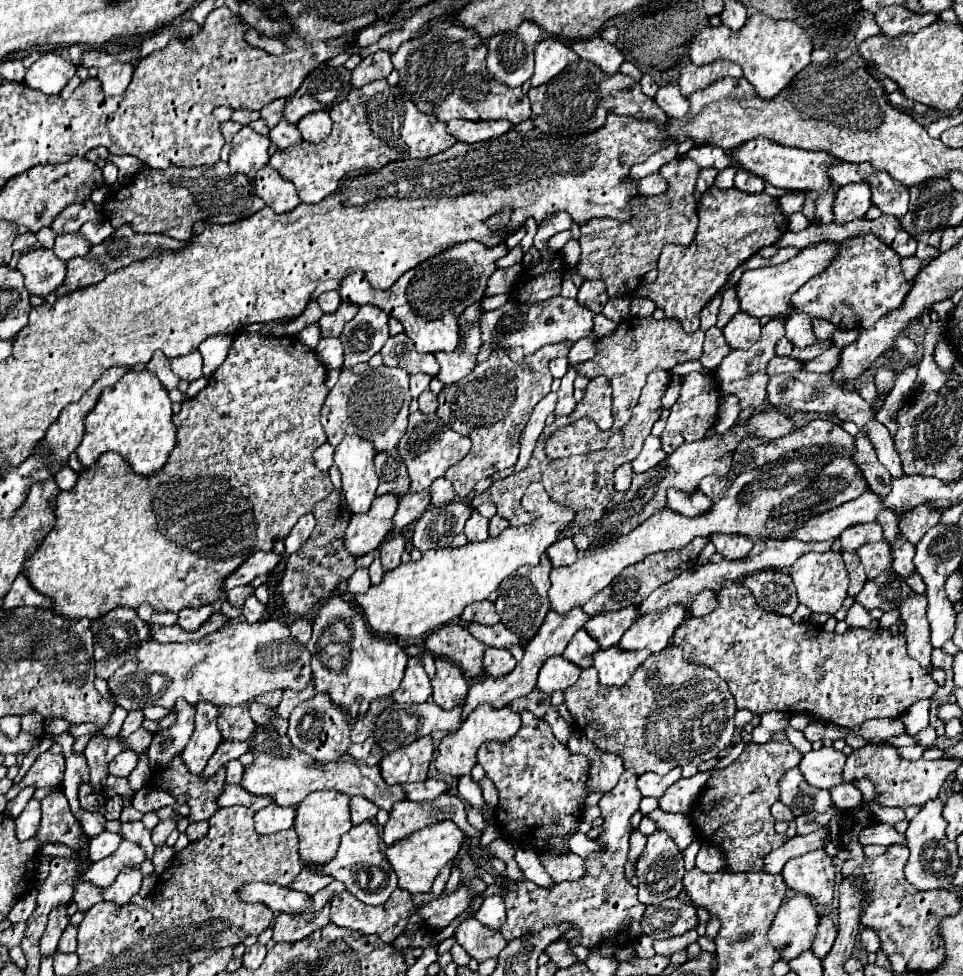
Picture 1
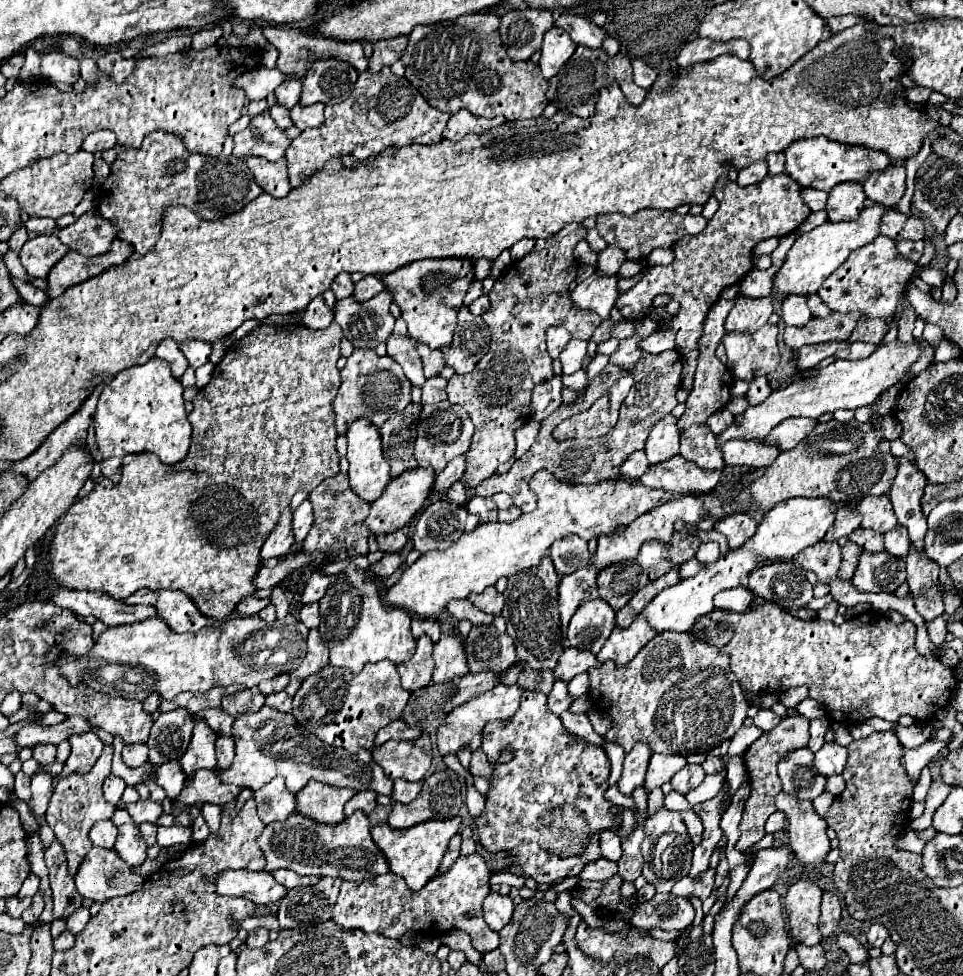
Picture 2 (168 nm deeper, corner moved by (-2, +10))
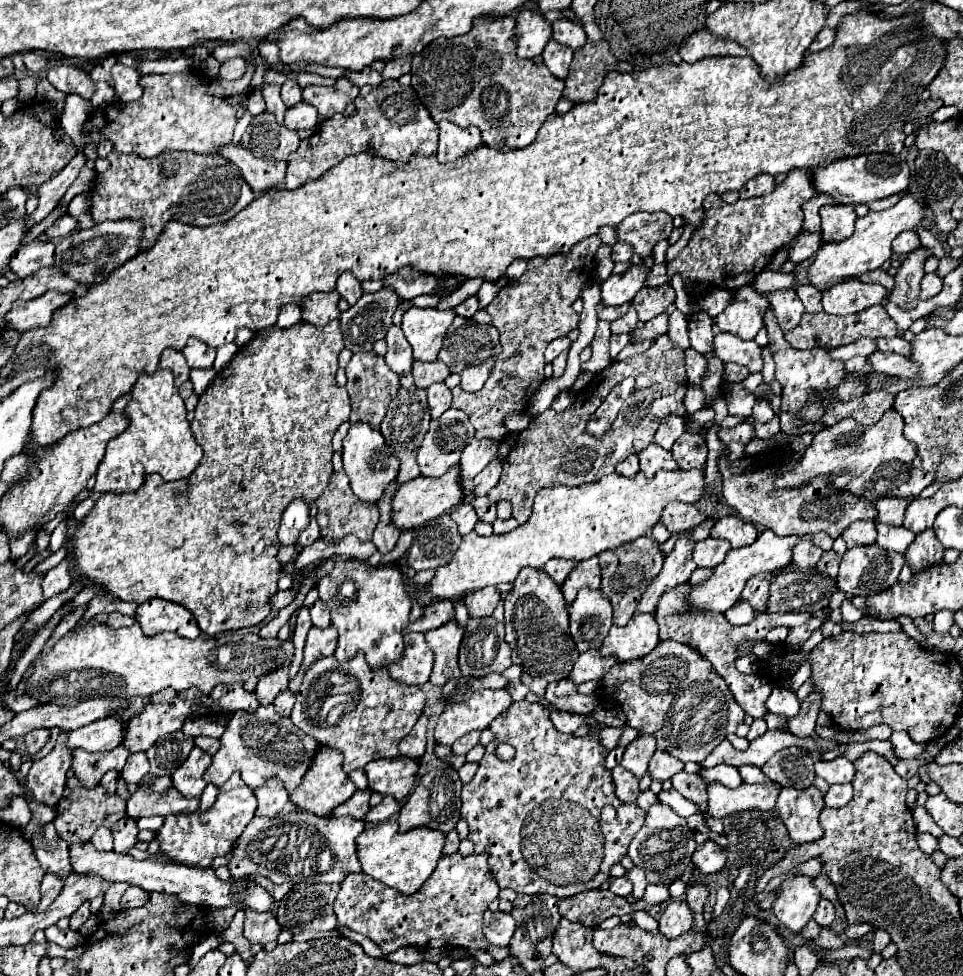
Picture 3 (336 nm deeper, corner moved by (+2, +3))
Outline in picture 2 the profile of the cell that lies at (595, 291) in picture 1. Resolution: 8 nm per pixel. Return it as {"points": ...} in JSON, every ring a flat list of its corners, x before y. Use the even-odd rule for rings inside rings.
{"points":[[608,247,606,251,600,253,598,257,598,265,596,265,596,275,608,275,614,277,618,275,620,265,626,261,626,257,620,253,620,249,612,249]]}

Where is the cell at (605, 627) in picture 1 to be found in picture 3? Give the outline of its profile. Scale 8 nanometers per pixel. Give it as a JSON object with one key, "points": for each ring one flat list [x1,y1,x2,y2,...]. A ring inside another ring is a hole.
{"points":[[686,532,686,536,682,536,676,542,674,550,664,560,662,572,656,576,656,580,652,580,652,584,648,584,648,588,646,588,646,592,642,596,636,612,650,612,650,614,654,614,660,596,668,588,674,588,676,584,684,584,684,582,690,580,690,574,698,568,694,564,694,560,692,560,694,544,696,544,696,540,692,540,688,532]]}

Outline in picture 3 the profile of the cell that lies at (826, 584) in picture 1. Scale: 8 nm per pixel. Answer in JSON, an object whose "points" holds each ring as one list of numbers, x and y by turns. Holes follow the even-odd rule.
{"points":[[798,540,796,546,792,548,794,552,794,564,802,570,810,570,816,566,820,556,824,554,822,548,818,548,812,540]]}

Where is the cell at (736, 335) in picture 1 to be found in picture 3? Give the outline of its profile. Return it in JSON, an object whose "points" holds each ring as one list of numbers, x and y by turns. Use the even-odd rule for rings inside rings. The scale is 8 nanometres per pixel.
{"points":[[744,286,736,292,736,302,718,314,716,326,720,332,736,334,742,340,754,340,758,330,764,328,762,308,766,306,768,302,764,296,760,296,752,286]]}

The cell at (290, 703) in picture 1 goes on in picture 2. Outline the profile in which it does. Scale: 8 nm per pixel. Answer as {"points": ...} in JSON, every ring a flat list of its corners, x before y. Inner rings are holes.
{"points":[[312,629,308,635,308,653,300,669,296,669,296,673,290,673,290,683,286,687,286,693,292,697,300,689,302,681,306,681,310,675,318,673,326,665,328,665,328,647,322,643,318,629]]}

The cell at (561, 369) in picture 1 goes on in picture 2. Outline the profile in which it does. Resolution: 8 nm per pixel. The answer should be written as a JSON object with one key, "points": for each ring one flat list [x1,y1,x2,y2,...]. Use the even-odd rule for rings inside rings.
{"points":[[552,327,552,329,548,329,546,337,548,337,548,353,550,353,552,359,558,359,560,353,562,353,562,349,566,347,566,343,572,339,572,335,564,327]]}

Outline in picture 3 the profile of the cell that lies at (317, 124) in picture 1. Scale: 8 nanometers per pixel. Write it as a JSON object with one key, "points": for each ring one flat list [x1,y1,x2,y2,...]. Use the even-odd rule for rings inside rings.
{"points":[[300,102,286,110,284,126,290,130,306,130,306,128,314,128,318,118,320,118,320,114,316,112,316,108]]}

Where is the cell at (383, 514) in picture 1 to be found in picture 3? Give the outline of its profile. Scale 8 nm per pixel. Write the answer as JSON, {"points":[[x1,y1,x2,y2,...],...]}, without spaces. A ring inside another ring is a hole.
{"points":[[460,464,452,466,444,476,440,478,424,478,418,476,410,482,404,482,400,486,400,490,396,492,396,496,392,498,392,514,394,514,394,524,402,530,410,530,410,528,418,528,422,524,426,524,432,518,438,518,446,512,450,512,452,508,456,508,462,500,462,484,460,484]]}

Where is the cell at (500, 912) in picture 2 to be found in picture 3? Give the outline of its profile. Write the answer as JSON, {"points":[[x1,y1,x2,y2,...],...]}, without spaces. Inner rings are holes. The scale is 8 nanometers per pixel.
{"points":[[486,912,484,914,484,934,490,944,508,946,516,930,516,922,510,914,504,912]]}

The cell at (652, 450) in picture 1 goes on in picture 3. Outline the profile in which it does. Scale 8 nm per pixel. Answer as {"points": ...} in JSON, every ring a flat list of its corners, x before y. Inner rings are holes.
{"points":[[668,414,662,422,660,422,660,428,654,436,654,442,660,444,662,448,670,450,672,444,680,438,680,434,684,432,684,418,682,416,676,416,676,414]]}

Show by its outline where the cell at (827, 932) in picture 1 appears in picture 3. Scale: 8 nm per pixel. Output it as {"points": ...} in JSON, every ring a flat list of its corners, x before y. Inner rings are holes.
{"points":[[820,900,816,912,814,912,814,920,820,924,820,926,830,926,832,920,834,920,834,906,830,900]]}

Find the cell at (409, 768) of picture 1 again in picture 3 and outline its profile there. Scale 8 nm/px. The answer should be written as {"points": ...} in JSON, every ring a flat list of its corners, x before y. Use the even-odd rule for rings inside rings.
{"points":[[402,756,402,760,376,760,364,766,368,788,372,792,380,792,384,796,394,796,396,800,404,800,416,780,418,760]]}

